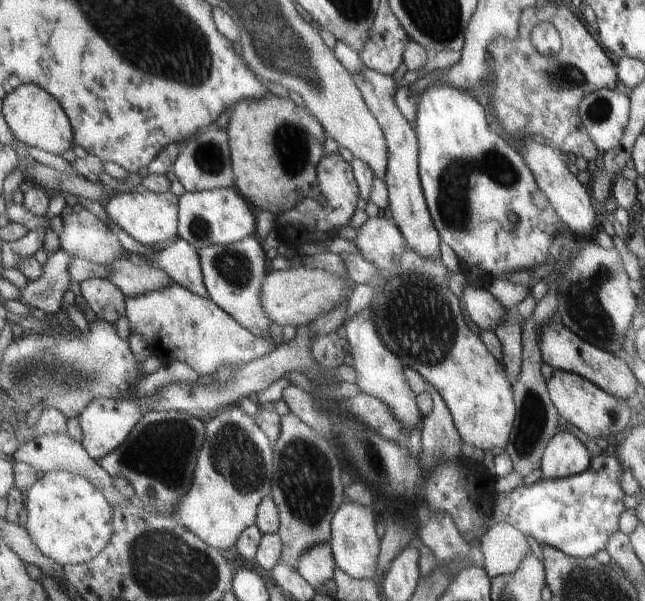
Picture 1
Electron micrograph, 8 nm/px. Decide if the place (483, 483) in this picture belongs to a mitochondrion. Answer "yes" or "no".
no

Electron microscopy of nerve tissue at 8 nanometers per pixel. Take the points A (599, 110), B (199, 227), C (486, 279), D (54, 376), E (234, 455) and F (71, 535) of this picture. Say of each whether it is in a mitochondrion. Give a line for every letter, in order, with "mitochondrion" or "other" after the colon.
A: mitochondrion
B: mitochondrion
C: other
D: mitochondrion
E: mitochondrion
F: other

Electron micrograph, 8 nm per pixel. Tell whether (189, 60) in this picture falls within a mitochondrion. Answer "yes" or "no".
yes

